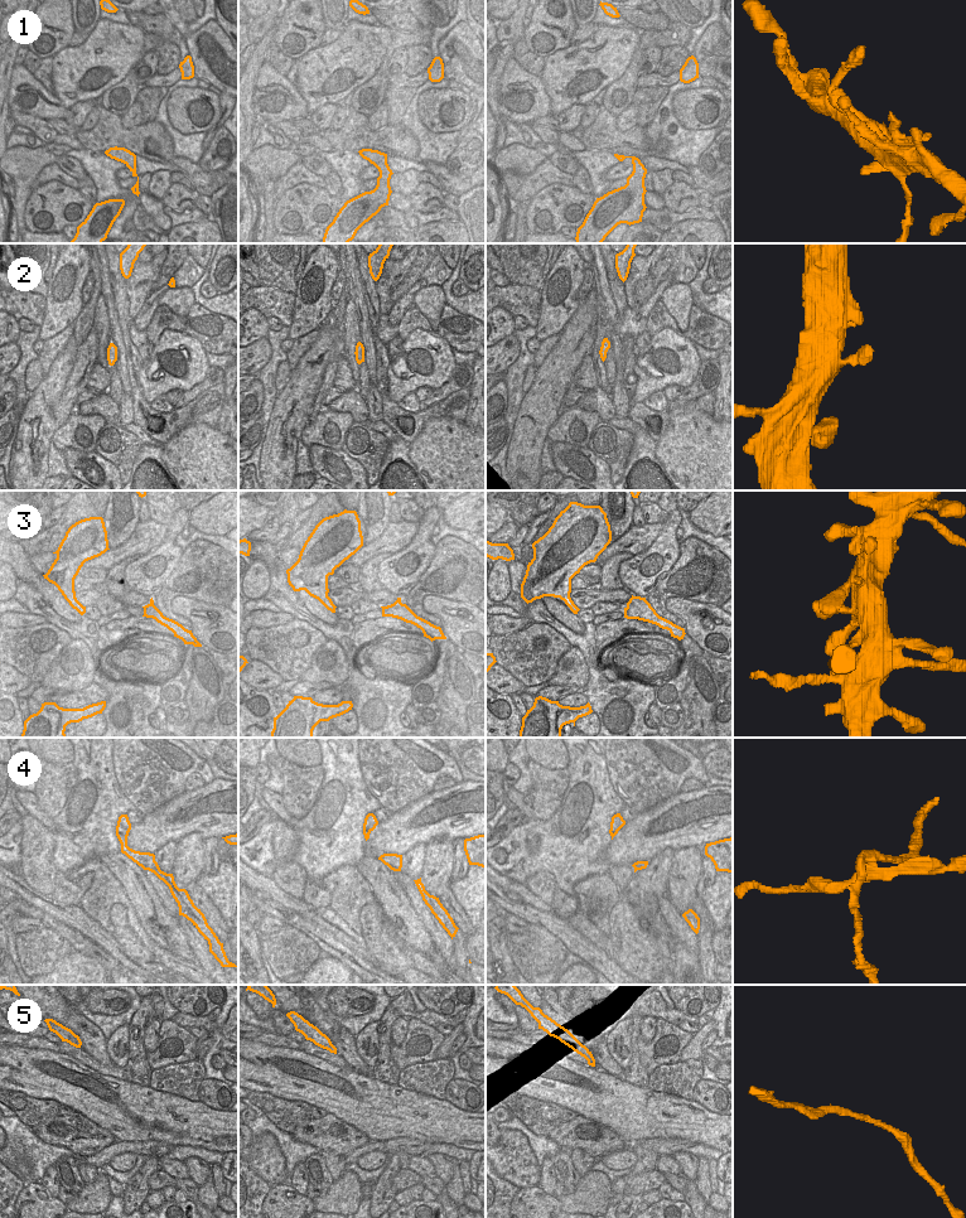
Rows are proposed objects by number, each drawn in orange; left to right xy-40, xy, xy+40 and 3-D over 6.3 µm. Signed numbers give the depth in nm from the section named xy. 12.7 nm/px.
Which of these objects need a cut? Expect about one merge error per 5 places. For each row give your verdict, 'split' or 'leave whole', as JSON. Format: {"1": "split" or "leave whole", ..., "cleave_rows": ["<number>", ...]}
{"1": "leave whole", "2": "leave whole", "3": "leave whole", "4": "split", "5": "leave whole", "cleave_rows": ["4"]}

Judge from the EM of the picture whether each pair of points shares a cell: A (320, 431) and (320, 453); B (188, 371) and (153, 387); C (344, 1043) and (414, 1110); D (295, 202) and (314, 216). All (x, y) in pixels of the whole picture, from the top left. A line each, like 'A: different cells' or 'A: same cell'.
A: different cells
B: same cell
C: different cells
D: same cell

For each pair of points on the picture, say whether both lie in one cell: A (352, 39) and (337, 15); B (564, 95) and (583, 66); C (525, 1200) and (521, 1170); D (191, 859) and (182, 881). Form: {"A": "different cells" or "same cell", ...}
{"A": "different cells", "B": "same cell", "C": "different cells", "D": "same cell"}

